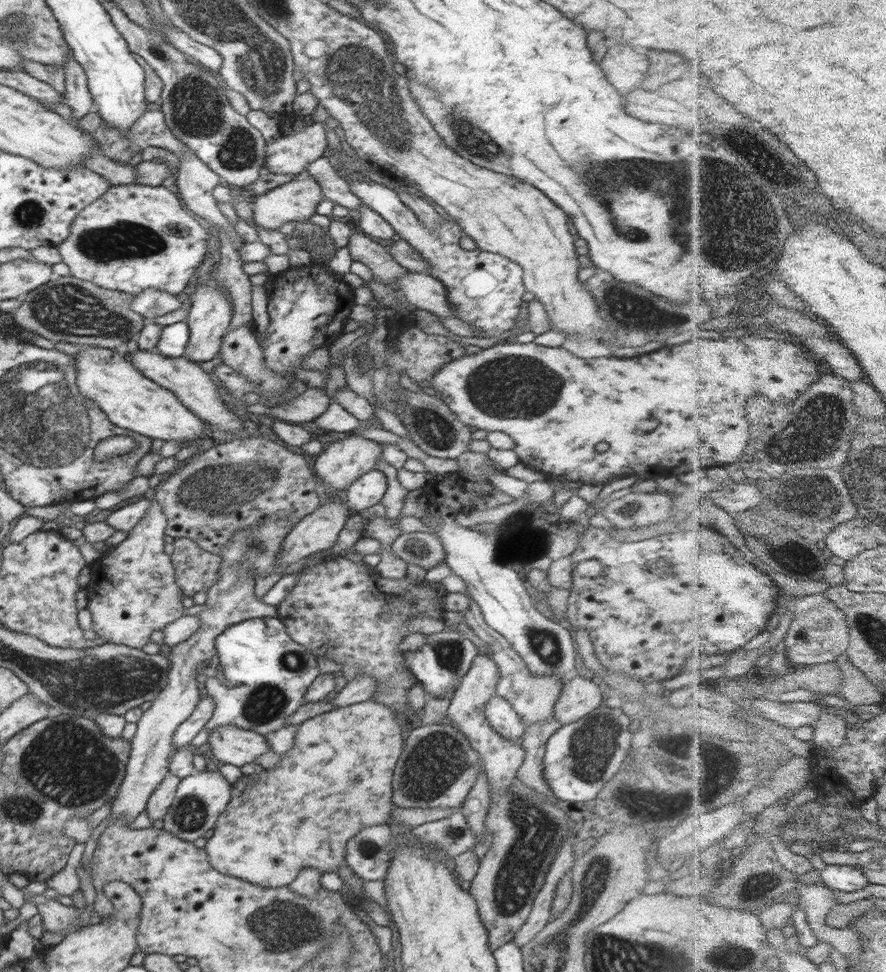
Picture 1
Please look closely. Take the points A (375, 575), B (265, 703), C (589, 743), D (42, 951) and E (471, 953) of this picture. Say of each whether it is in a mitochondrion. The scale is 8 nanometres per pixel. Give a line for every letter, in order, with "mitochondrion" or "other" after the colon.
A: other
B: mitochondrion
C: mitochondrion
D: other
E: other

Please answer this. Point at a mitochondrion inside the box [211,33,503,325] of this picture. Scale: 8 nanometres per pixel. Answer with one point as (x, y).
(356, 73)

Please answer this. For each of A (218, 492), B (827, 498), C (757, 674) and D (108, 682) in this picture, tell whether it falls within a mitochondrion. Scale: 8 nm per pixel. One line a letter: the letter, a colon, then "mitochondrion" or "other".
A: mitochondrion
B: mitochondrion
C: other
D: mitochondrion

